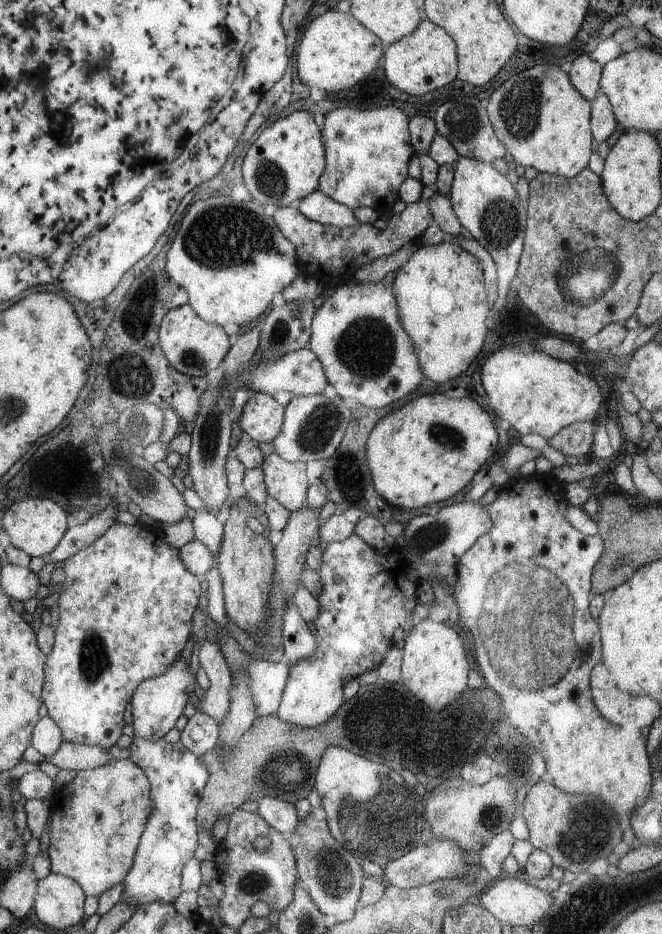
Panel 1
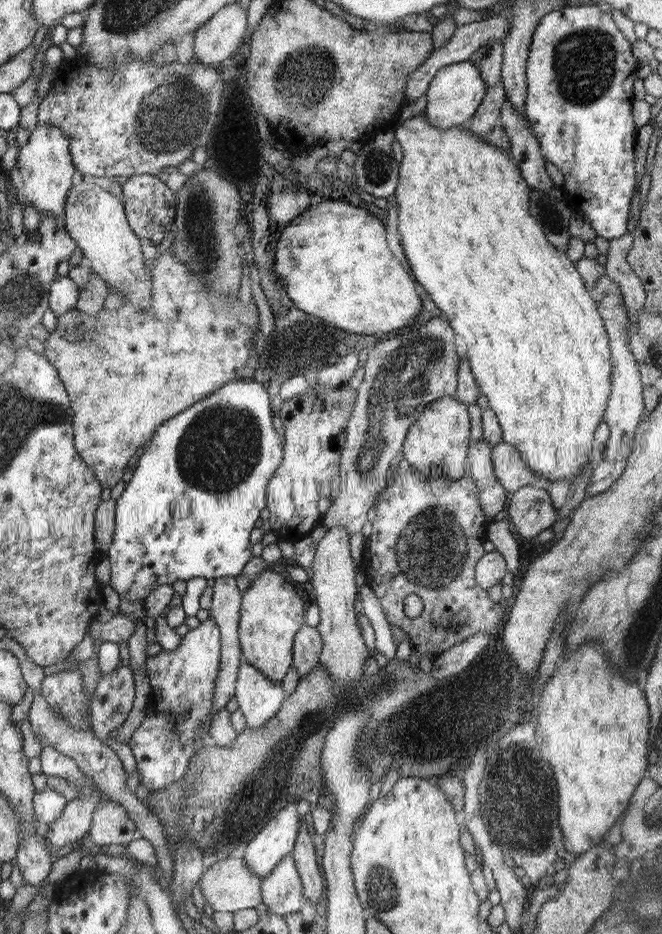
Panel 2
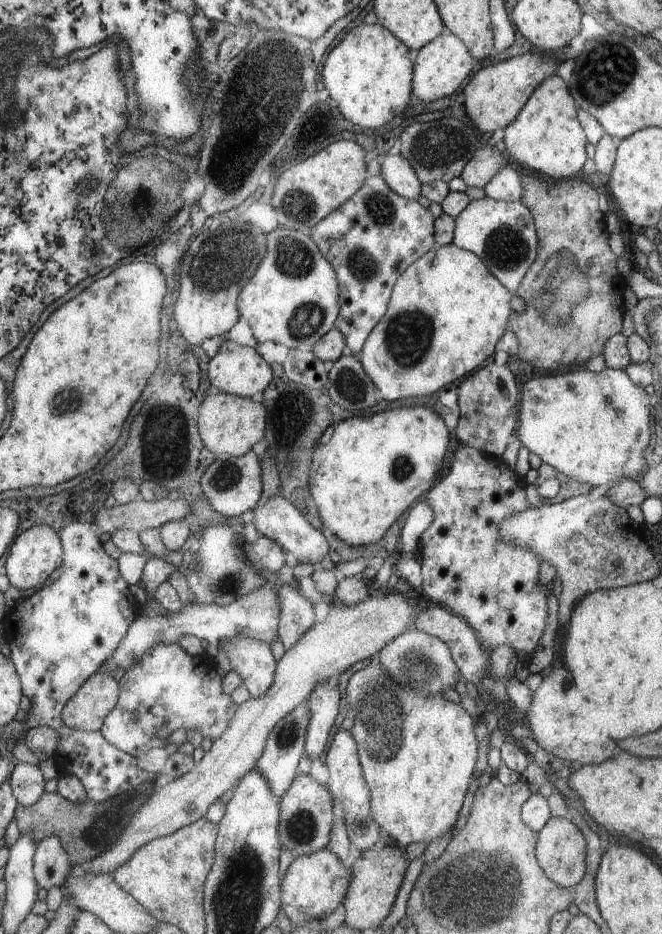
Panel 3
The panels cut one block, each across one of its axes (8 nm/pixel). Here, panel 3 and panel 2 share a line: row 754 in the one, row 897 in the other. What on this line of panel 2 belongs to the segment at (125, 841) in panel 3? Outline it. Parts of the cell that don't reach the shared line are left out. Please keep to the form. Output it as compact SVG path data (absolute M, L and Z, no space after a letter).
M224 858L224 860L219 860L218 864L208 865L199 878L205 902L210 904L216 912L231 913L254 909L261 905L261 882L262 878L256 876L248 868L245 860L234 860L234 858Z

